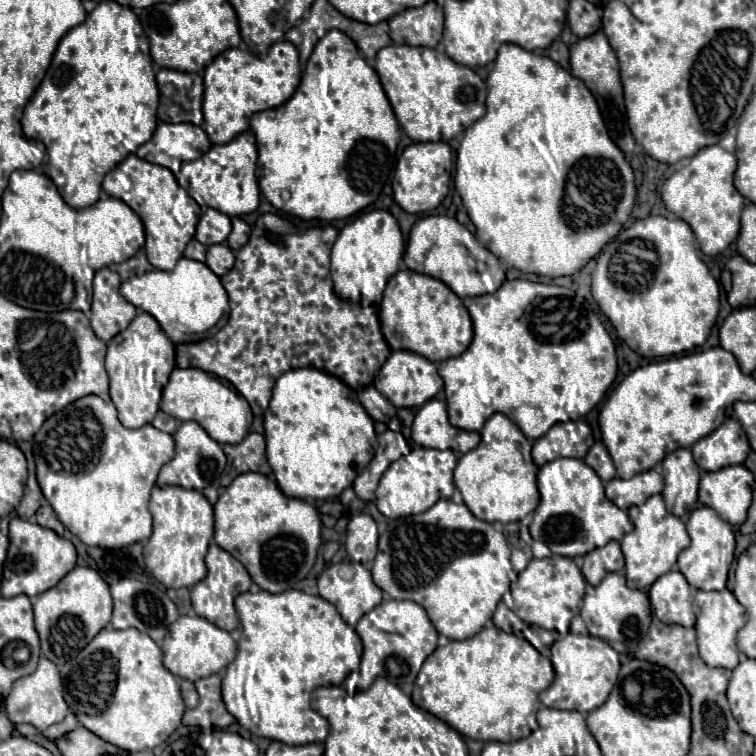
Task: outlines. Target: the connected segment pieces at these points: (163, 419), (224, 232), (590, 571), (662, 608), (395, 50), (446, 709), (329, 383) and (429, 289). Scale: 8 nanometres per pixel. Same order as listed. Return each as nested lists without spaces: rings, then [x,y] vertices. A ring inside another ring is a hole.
[[[157,411],[157,415],[155,415],[155,419],[151,421],[151,425],[157,427],[159,431],[165,431],[165,433],[173,435],[173,433],[177,431],[177,427],[179,427],[179,421],[177,421],[175,417],[163,413],[163,411]]]
[[[207,209],[197,223],[195,239],[209,247],[215,243],[225,243],[229,233],[231,233],[231,219],[217,209]]]
[[[611,541],[605,547],[599,547],[591,553],[587,553],[583,559],[585,559],[585,563],[583,563],[581,571],[589,585],[599,585],[607,573],[621,571],[625,567],[623,553],[621,553],[621,547],[617,541]]]
[[[673,569],[659,577],[649,589],[651,605],[655,607],[655,615],[663,623],[693,627],[695,613],[691,603],[691,587],[685,581],[683,573]]]
[[[389,45],[377,53],[375,71],[397,121],[413,141],[451,141],[485,113],[487,87],[483,79],[437,49]]]
[[[485,627],[469,639],[437,647],[417,675],[411,699],[463,737],[477,741],[517,741],[529,735],[529,727],[537,729],[535,710],[539,693],[553,683],[553,677],[551,661],[527,639],[497,627]]]
[[[315,367],[291,369],[277,379],[263,421],[267,461],[277,485],[289,497],[339,497],[369,465],[378,448],[373,419],[365,413],[357,393],[337,377]]]
[[[401,269],[389,279],[381,303],[381,331],[393,351],[405,349],[433,363],[461,355],[473,339],[473,323],[463,301],[439,279]]]

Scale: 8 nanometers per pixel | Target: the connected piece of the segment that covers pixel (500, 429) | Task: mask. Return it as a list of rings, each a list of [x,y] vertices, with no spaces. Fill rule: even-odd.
[[[503,413],[489,417],[480,431],[481,443],[461,455],[455,467],[455,487],[475,517],[487,523],[521,521],[539,503],[537,465],[531,457],[532,442]]]

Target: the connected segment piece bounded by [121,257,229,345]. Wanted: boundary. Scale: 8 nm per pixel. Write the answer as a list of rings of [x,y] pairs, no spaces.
[[[187,257],[179,259],[173,271],[153,269],[125,281],[121,285],[121,295],[137,309],[153,315],[175,345],[189,343],[189,335],[209,331],[229,311],[227,291],[223,289],[219,277],[205,263]]]

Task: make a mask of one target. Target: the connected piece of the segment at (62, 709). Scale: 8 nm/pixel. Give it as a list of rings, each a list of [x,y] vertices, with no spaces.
[[[41,657],[35,673],[31,673],[29,677],[17,679],[13,683],[9,697],[5,699],[5,711],[7,711],[7,717],[13,725],[31,723],[39,731],[45,731],[49,725],[63,721],[67,715],[67,703],[61,695],[61,677],[59,677],[59,669],[55,667],[55,663]]]

